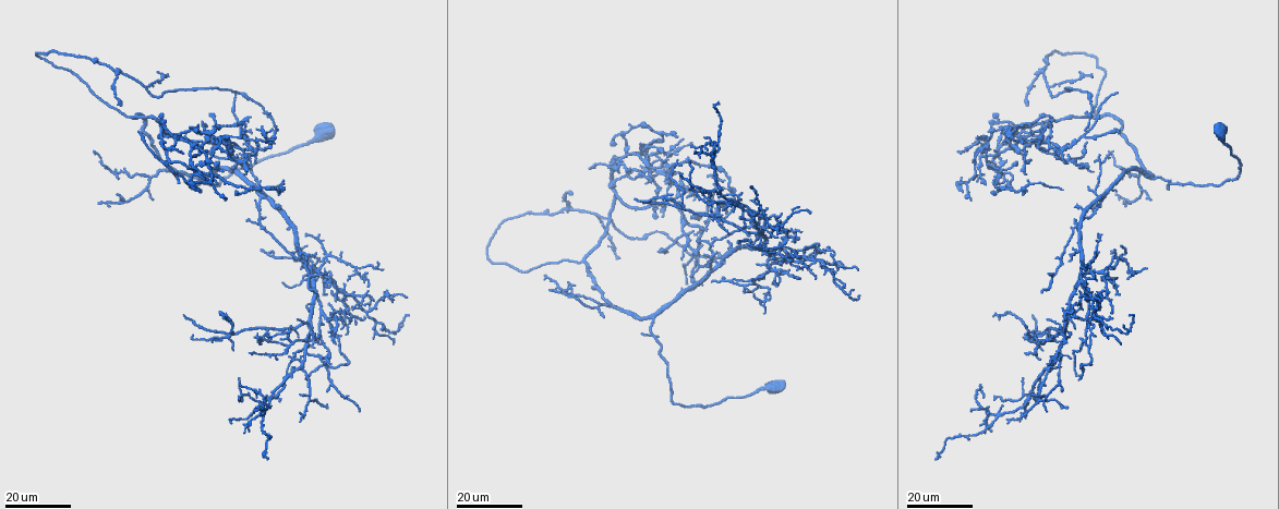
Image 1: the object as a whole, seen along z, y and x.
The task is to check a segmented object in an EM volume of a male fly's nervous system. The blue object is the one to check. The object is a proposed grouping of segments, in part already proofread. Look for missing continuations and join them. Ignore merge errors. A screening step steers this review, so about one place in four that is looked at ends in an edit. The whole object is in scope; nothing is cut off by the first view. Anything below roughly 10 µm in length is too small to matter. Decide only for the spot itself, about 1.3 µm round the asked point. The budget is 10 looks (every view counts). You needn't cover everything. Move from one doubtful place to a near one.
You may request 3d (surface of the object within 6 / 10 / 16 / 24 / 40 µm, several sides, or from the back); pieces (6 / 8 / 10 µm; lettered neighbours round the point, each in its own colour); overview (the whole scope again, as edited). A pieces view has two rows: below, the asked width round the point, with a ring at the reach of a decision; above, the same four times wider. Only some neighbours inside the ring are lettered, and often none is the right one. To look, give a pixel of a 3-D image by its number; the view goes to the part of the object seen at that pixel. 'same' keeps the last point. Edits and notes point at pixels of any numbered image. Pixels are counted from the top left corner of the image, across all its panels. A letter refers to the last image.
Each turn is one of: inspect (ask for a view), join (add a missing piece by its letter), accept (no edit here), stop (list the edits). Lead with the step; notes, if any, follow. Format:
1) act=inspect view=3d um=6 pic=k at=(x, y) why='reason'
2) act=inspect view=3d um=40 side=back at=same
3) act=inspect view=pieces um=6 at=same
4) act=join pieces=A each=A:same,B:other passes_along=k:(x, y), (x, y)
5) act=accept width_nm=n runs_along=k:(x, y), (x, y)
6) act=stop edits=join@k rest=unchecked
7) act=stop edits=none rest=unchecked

act=inspect view=3d um=16 pic=1 at=(1042, 292) why='branch stops here'

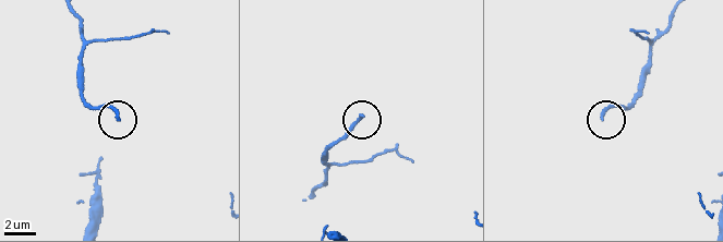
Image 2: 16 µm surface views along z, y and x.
act=inspect view=pieces um=8 pic=2 at=(116, 120)

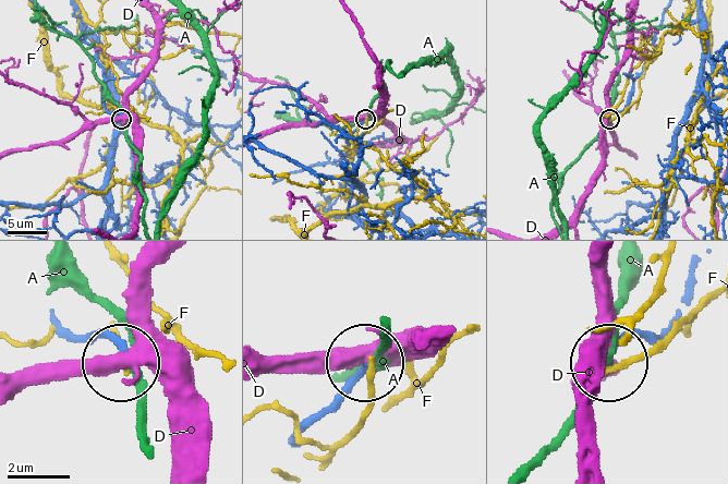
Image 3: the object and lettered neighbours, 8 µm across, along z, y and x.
act=accept each=A:other,D:other,F:other found='no lettered piece goes on from it'

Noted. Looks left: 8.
act=inspect view=3d um=24 pic=1 at=(216, 330) why='branch stops here'

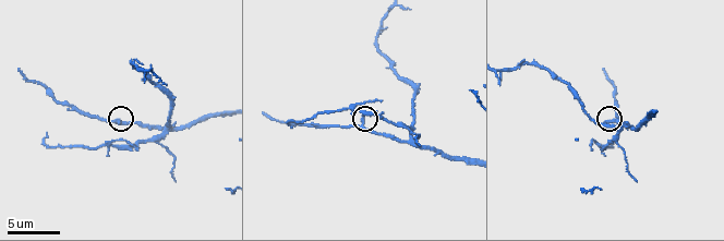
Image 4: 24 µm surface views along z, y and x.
act=inspect view=pieces um=8 pic=4 at=(119, 123) why='see the neighbours'

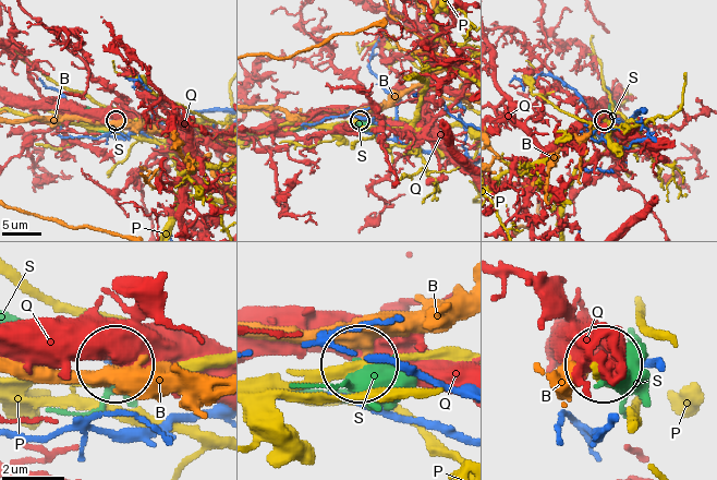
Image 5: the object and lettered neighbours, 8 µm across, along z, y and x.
act=accept each=B:other,P:other,Q:other,S:other found='no lettered piece goes on from it'

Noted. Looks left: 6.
act=inspect view=pieces um=8 pic=4 at=(20, 72) why='end of a long branch'

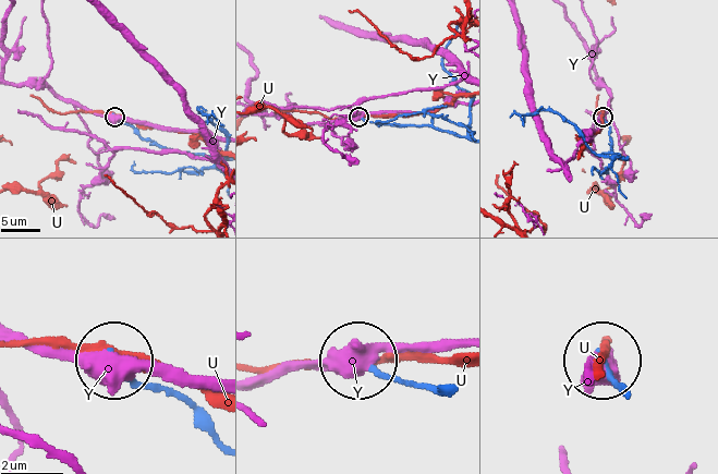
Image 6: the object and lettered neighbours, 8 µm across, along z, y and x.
act=accept width_nm=150 each=U:other,Y:other runs_along=6:(462, 136), (425, 125), (388, 125), (360, 117) found='none of them fits'

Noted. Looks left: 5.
act=inspect view=3d um=16 pic=1 at=(548, 290) why='an open end'

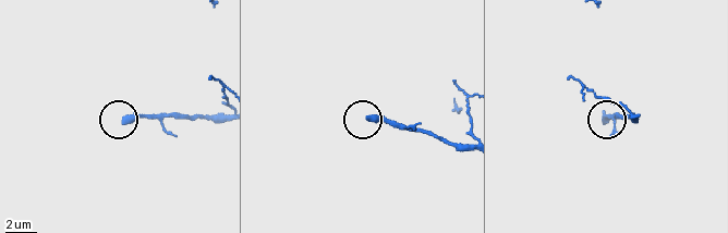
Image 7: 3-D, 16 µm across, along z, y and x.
act=inspect view=3d um=10 pic=7 at=(606, 123) why='closer look'

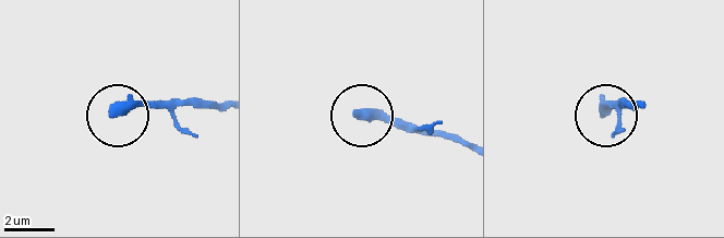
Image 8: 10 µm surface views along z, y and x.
act=inspect view=pieces um=10 pic=8 at=(114, 113)

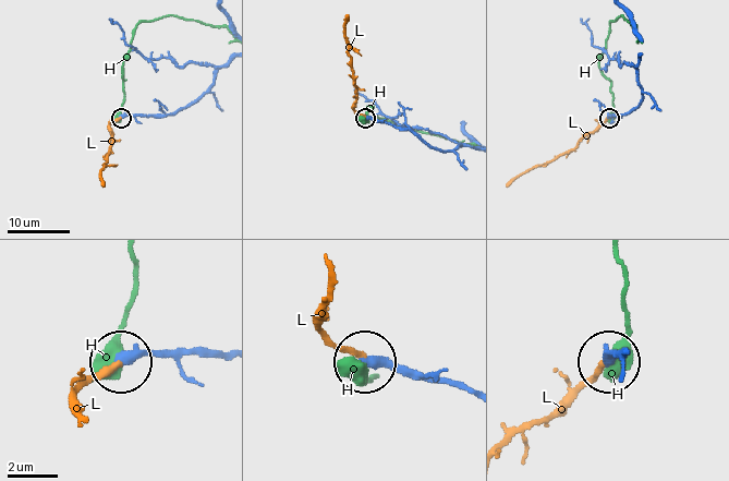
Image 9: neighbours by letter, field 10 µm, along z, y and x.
act=join pieces=L width_nm=420 each=H:other,L:same passes_along=9:(430, 384), (339, 346), (320, 321), (327, 284) found='it goes on there'

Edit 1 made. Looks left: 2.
act=stop edits=join@9 rest=unchecked

